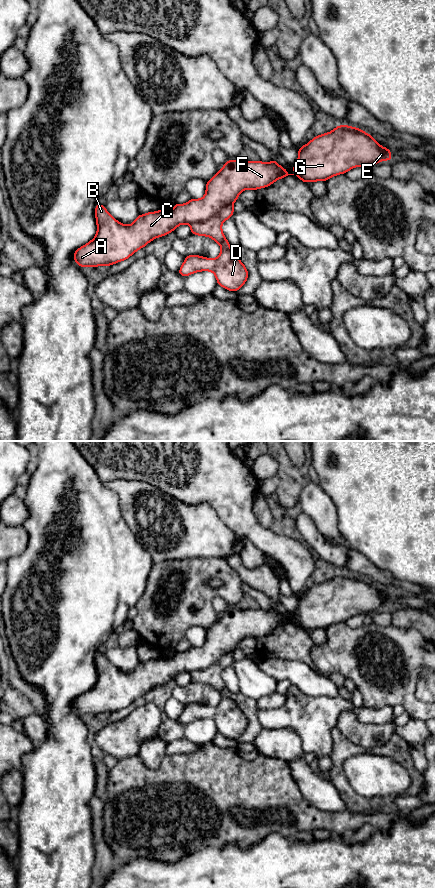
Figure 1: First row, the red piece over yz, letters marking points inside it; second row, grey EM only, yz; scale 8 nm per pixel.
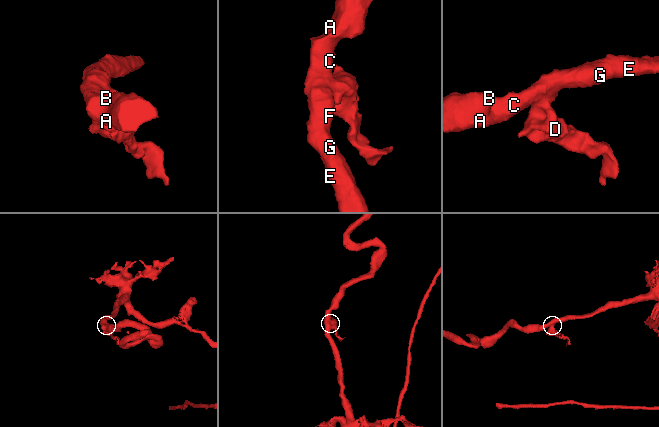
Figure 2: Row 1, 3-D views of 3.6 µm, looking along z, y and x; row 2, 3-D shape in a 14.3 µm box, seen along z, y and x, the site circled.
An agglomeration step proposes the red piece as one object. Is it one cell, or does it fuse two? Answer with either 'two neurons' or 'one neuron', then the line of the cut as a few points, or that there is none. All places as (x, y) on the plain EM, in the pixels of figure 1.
two neurons; cut yz (233, 650), (223, 653), (210, 665), (189, 672)

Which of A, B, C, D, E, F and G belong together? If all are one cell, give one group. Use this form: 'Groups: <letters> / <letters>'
Groups: A B C E F G / D

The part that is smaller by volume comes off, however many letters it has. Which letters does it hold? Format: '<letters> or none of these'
D

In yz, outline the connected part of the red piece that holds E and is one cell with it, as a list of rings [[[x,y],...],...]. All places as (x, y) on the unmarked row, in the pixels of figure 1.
[[[339,573],[331,580],[316,584],[308,592],[302,593],[298,598],[297,611],[292,614],[295,619],[294,622],[289,622],[276,608],[268,611],[228,608],[222,617],[206,630],[206,640],[203,646],[191,646],[186,652],[175,651],[170,659],[161,657],[160,659],[139,663],[130,673],[118,670],[109,662],[105,654],[98,651],[95,655],[96,684],[77,697],[74,700],[73,707],[80,715],[110,714],[128,707],[150,689],[173,680],[181,672],[190,673],[211,666],[223,654],[234,651],[244,638],[265,636],[288,623],[295,623],[305,631],[327,629],[331,625],[347,621],[357,614],[365,616],[385,608],[392,608],[391,599],[388,596],[380,594],[370,582],[348,573]]]

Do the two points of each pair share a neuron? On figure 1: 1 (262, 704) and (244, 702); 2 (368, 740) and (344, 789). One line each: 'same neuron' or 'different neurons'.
1: different neurons
2: different neurons

